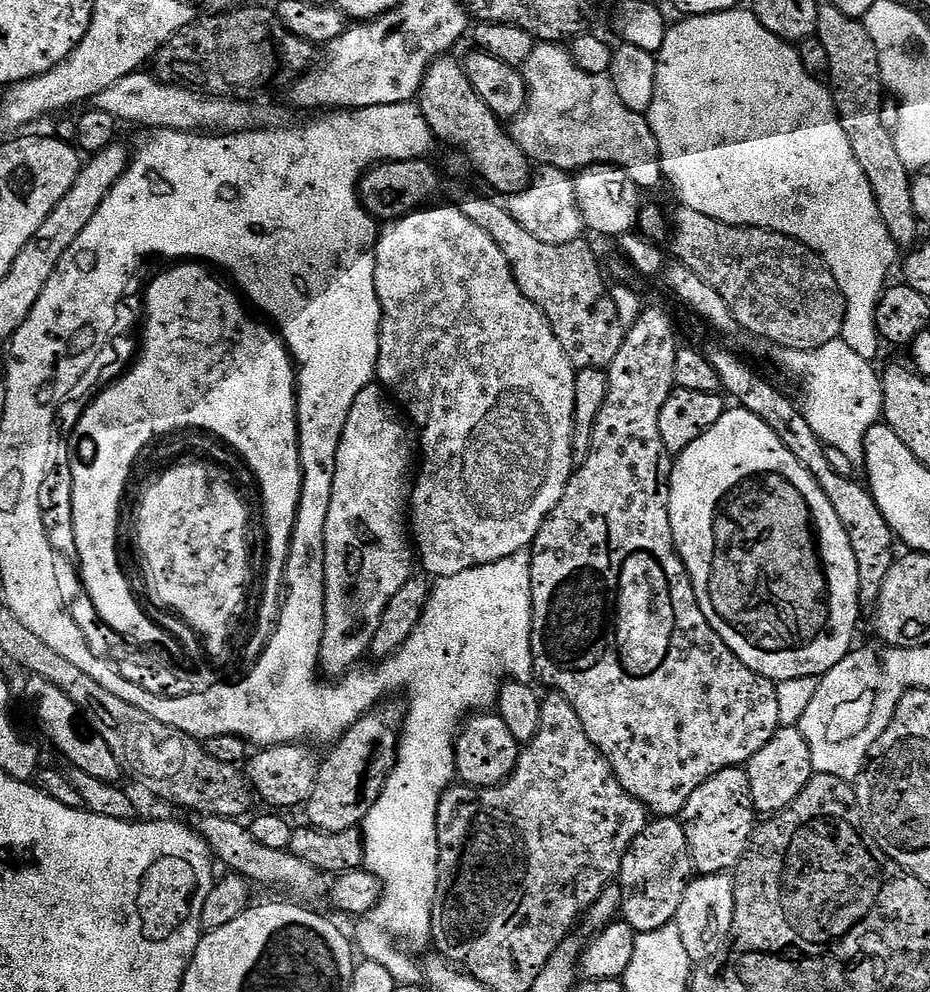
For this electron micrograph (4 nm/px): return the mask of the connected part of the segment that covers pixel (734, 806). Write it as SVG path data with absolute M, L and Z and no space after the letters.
M737 766L714 772L695 790L687 793L685 800L688 801L684 804L682 823L693 869L702 876L718 876L735 869L743 860L754 831L754 809L747 771Z

